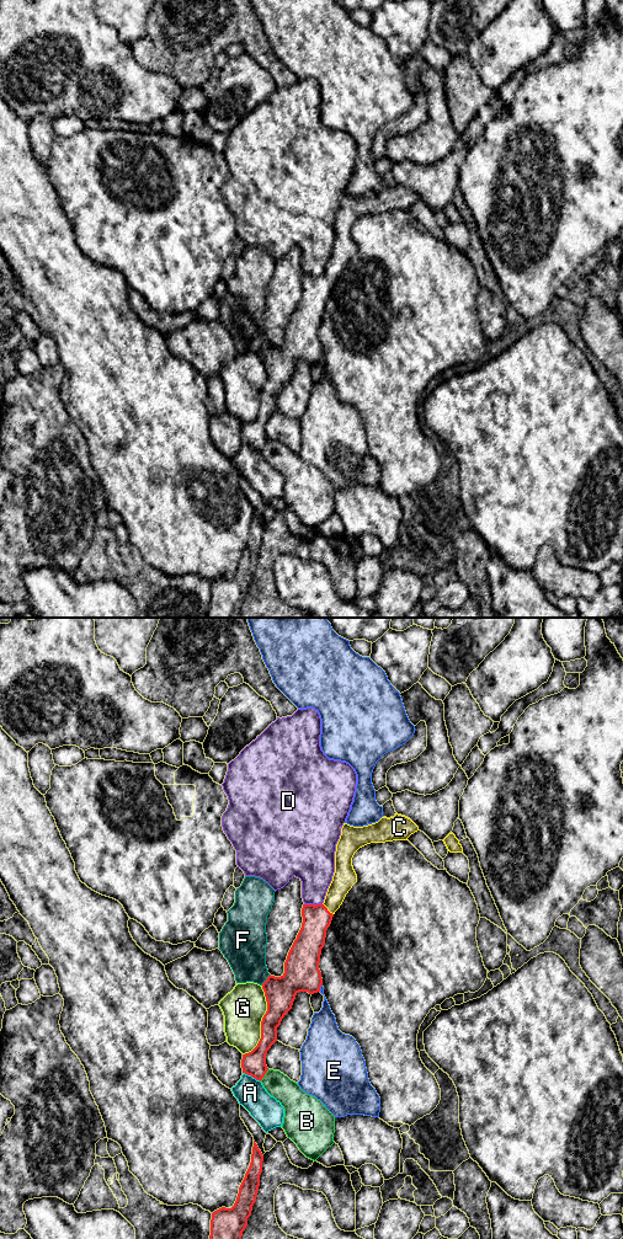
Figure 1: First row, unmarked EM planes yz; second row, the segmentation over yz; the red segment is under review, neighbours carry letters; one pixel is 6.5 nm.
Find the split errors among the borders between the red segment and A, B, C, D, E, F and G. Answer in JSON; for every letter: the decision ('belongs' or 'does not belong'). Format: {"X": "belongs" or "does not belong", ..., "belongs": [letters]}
{"A": "does not belong", "B": "does not belong", "C": "belongs", "D": "does not belong", "E": "does not belong", "F": "does not belong", "G": "does not belong", "belongs": ["C"]}

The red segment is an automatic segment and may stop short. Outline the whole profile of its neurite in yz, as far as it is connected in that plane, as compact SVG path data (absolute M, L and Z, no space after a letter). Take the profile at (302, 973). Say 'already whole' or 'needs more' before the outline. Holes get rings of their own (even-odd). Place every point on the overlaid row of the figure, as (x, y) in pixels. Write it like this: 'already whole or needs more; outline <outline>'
needs more; outline M395 813L394 817L382 817L378 822L353 827L344 823L335 851L335 872L321 904L303 904L302 928L294 940L281 977L268 976L262 983L267 1002L267 1011L261 1021L261 1038L257 1046L243 1054L243 1073L256 1080L262 1080L268 1068L266 1054L277 1041L277 1027L284 1015L292 1009L299 992L314 994L323 986L319 970L321 949L325 945L326 930L335 912L342 904L346 894L357 882L352 866L355 853L371 843L408 840L419 827L408 817Z

